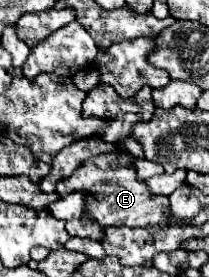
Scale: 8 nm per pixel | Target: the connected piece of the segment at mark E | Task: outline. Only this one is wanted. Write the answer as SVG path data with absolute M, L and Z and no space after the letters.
M109 152L109 154L101 154L97 158L91 158L89 162L85 162L85 166L81 166L81 170L77 170L77 174L65 178L65 182L57 184L57 192L59 194L69 194L71 190L75 192L85 192L85 212L103 228L107 226L129 226L129 228L137 228L137 226L169 226L169 214L171 214L169 200L167 196L157 196L153 194L147 184L143 180L137 178L135 174L135 166L131 164L129 158L121 158L121 152Z

